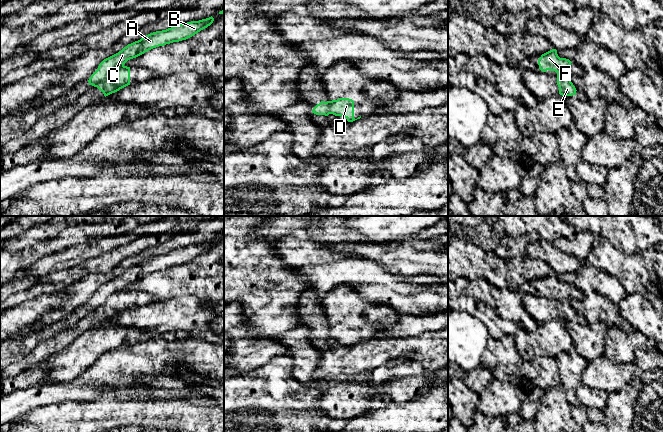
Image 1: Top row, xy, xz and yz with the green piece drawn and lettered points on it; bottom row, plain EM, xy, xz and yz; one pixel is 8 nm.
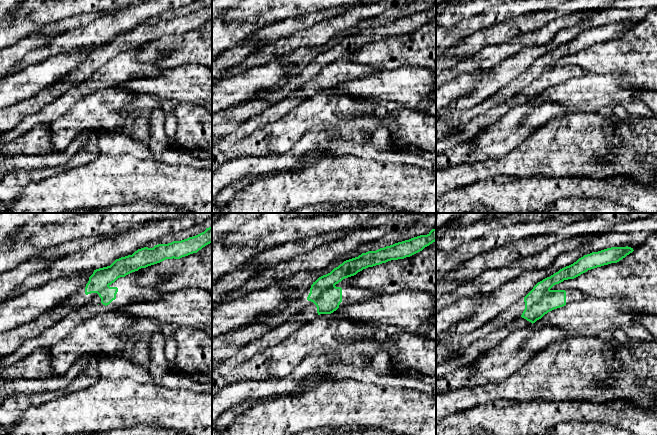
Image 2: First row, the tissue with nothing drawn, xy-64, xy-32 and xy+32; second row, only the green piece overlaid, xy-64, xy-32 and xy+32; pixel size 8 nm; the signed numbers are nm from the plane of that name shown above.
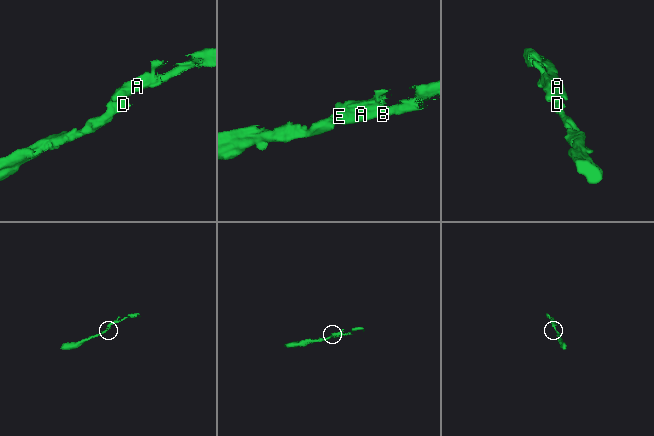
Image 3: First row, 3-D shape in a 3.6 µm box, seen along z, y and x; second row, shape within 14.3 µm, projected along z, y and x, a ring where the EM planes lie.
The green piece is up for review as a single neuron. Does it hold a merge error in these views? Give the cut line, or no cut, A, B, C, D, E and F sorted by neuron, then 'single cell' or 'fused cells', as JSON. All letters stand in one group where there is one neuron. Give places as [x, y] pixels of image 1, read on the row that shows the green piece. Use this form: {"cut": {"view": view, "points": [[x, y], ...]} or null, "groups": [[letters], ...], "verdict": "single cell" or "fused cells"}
{"cut": {"view": "xy", "points": [[123, 65], [110, 69], [102, 79], [97, 80], [92, 85]]}, "groups": [["A", "B", "C", "F"], ["D", "E"]], "verdict": "fused cells"}

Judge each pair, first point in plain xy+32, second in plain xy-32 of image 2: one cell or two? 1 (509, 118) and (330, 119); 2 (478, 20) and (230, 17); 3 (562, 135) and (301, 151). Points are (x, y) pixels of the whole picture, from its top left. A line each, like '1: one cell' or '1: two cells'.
1: one cell
2: one cell
3: one cell

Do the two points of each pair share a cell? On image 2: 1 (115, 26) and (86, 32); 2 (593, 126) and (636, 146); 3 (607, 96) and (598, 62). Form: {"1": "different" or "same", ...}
{"1": "same", "2": "same", "3": "different"}

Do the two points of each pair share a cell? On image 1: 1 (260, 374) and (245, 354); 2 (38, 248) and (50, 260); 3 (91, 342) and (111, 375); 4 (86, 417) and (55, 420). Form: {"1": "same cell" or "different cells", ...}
{"1": "different cells", "2": "different cells", "3": "different cells", "4": "same cell"}

